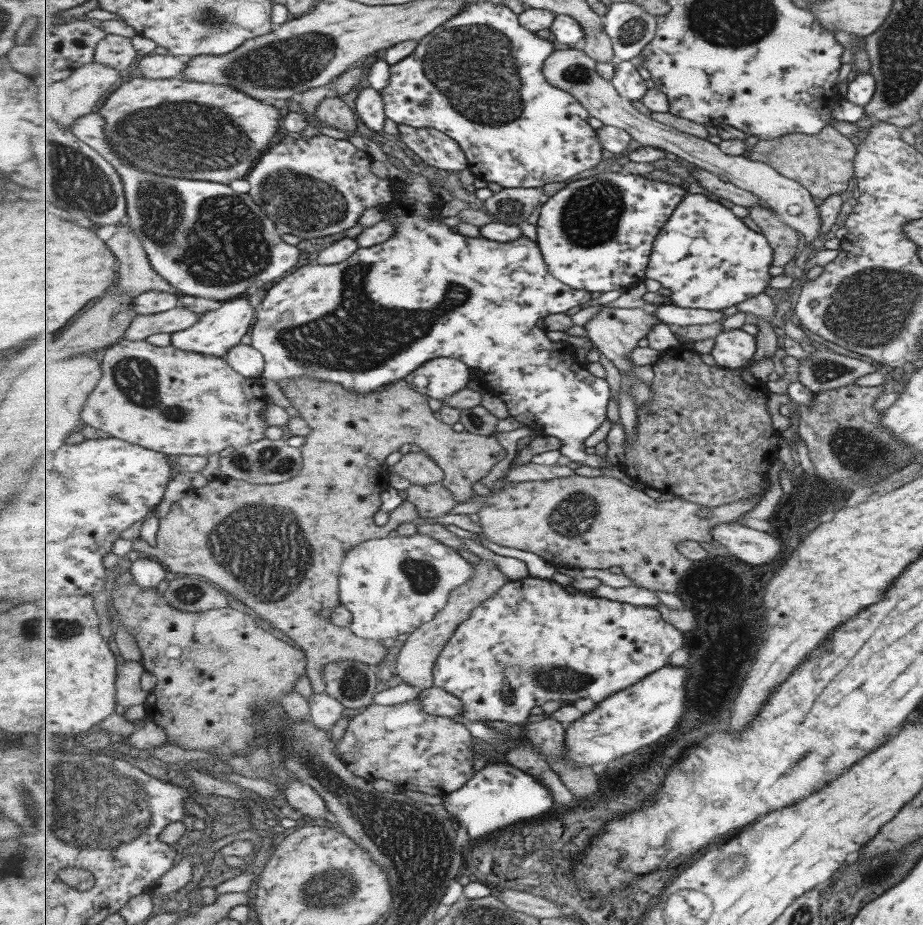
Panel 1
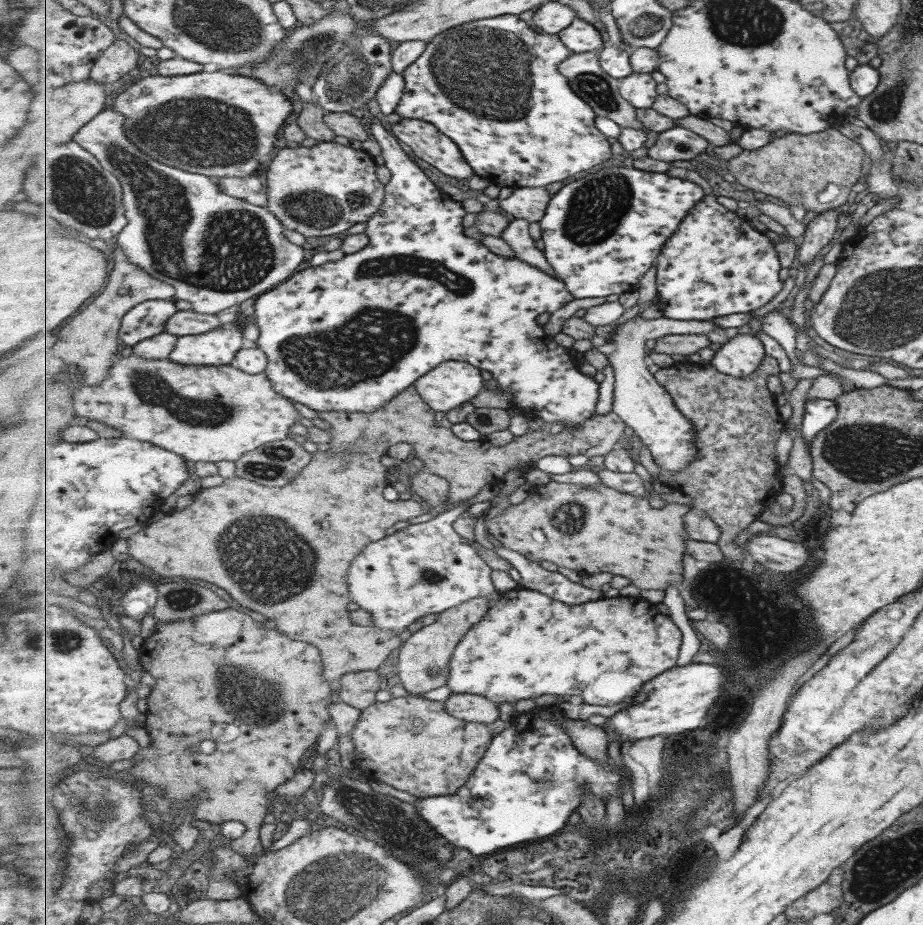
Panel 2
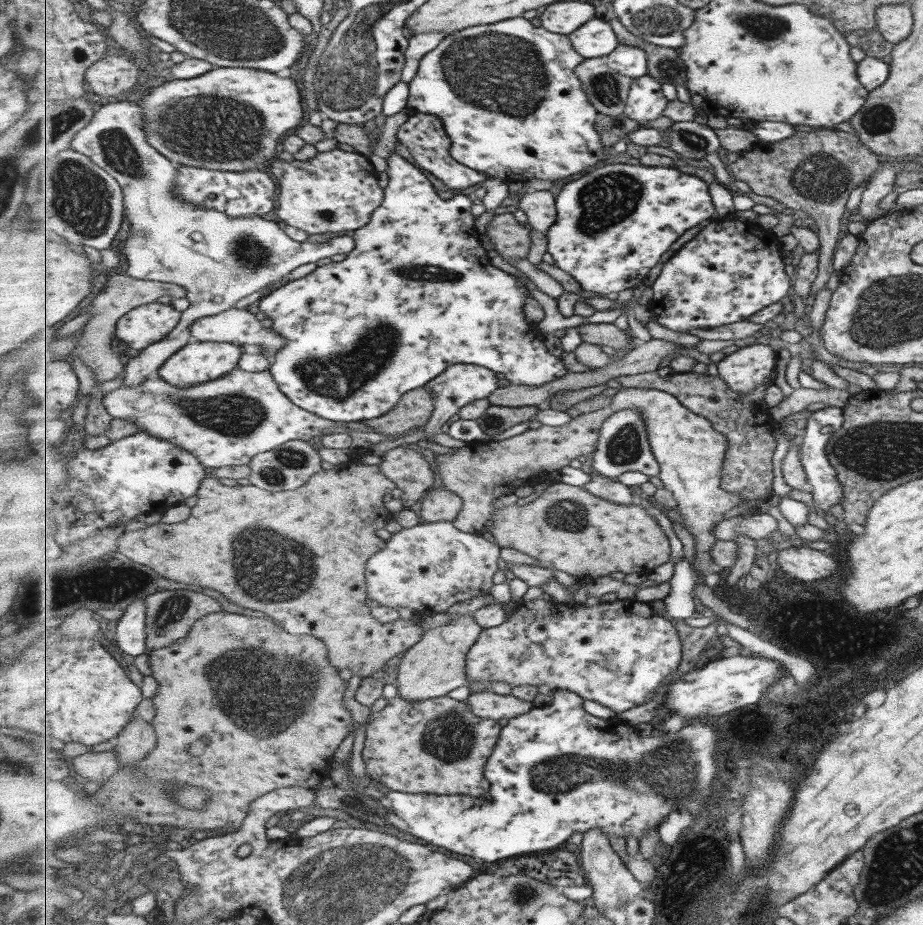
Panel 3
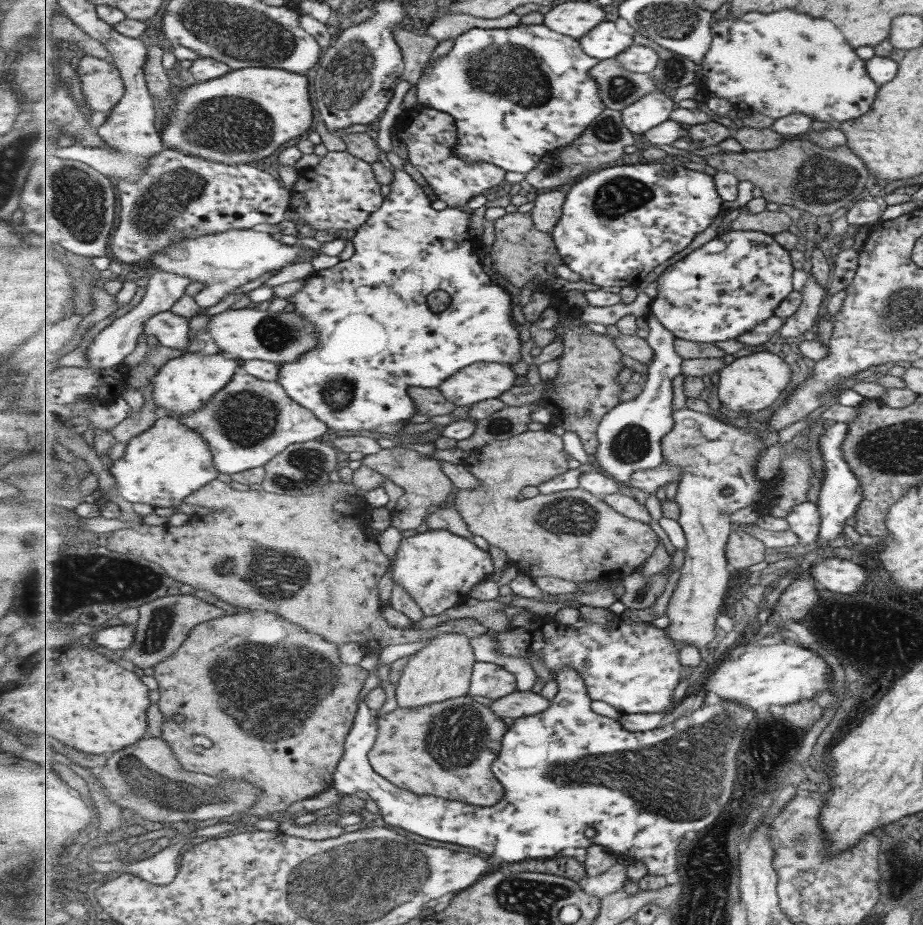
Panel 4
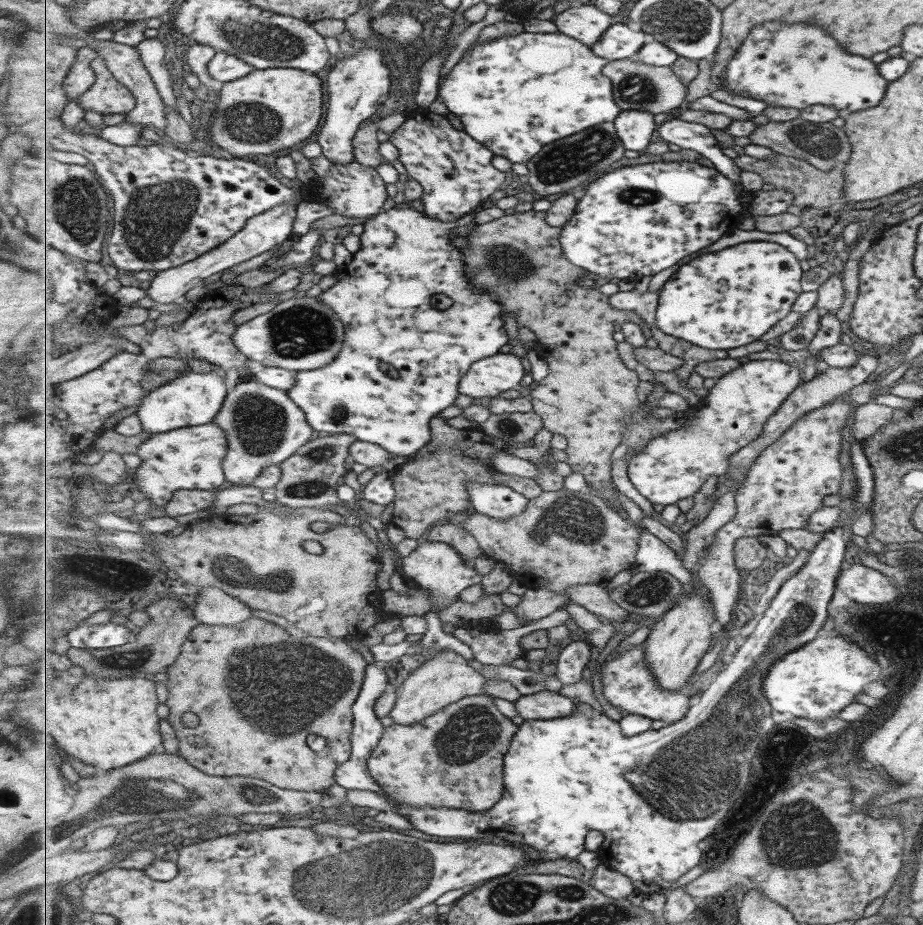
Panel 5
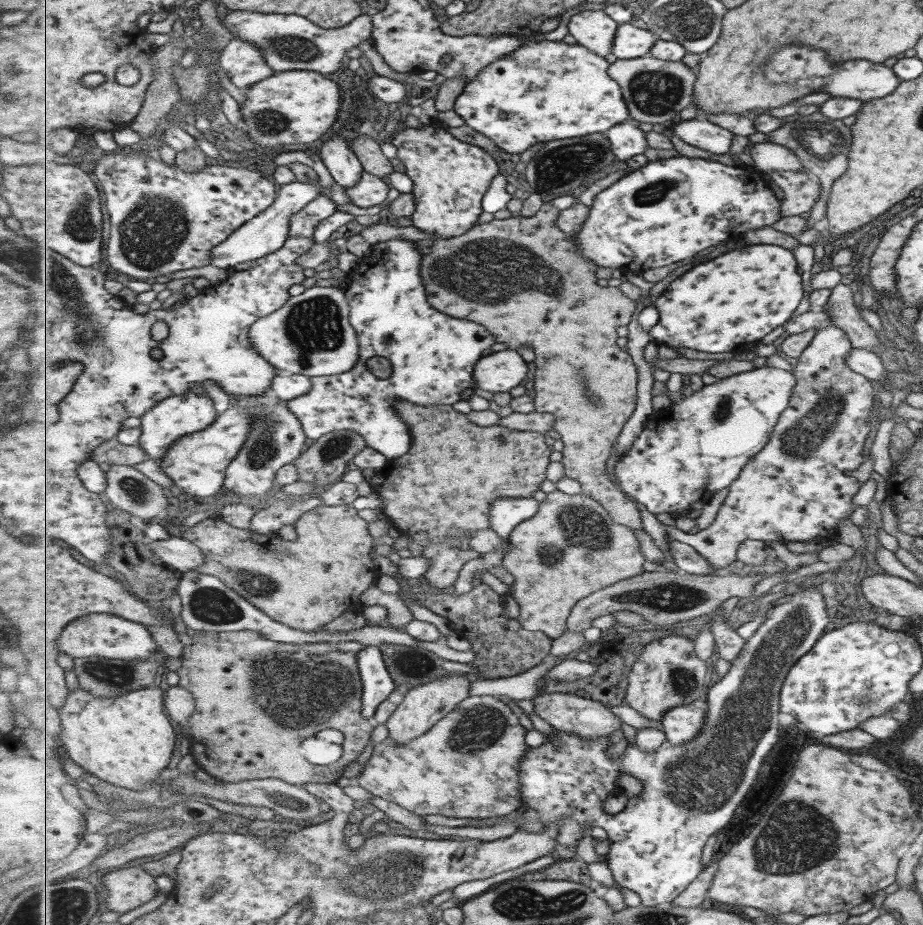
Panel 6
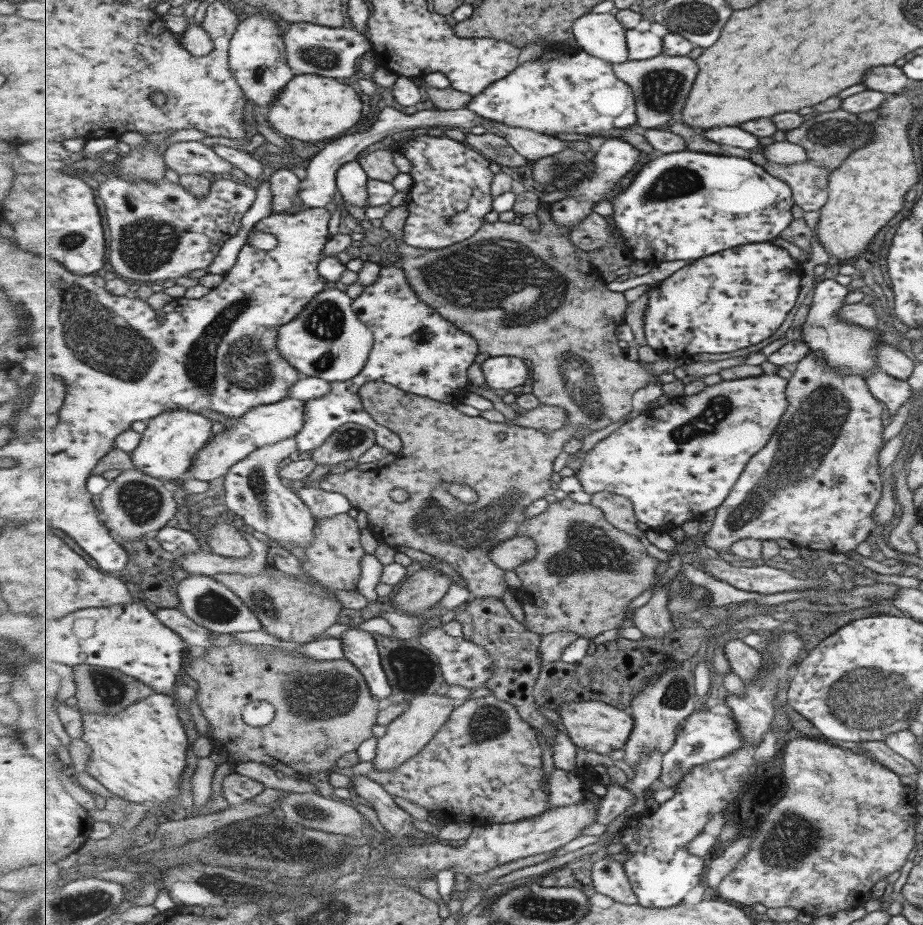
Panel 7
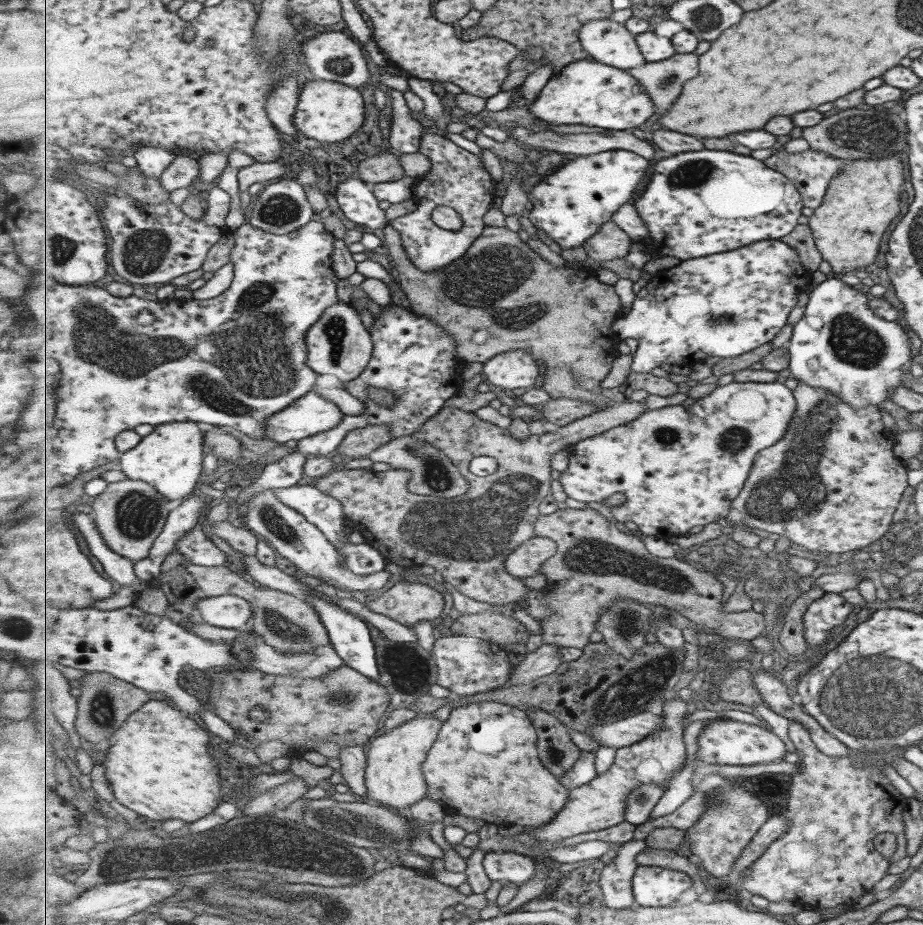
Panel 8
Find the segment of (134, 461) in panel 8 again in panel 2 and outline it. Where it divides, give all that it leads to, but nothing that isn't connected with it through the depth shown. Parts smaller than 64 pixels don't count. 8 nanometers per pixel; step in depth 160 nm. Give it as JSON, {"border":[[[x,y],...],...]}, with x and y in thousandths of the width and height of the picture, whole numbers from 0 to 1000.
{"border":[[[247,345],[236,356],[194,364],[184,388],[197,395],[250,395],[261,376],[263,355]]]}

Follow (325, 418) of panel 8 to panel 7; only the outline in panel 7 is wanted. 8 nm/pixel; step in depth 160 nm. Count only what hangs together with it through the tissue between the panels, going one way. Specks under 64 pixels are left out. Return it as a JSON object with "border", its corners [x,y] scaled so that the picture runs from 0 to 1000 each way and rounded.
{"border":[[[313,429],[296,437],[276,440],[263,448],[263,452],[245,456],[250,463],[242,464],[239,469],[235,469],[222,482],[222,486],[218,486],[213,491],[213,495],[209,499],[211,504],[207,504],[205,511],[200,512],[202,516],[222,519],[222,521],[235,519],[235,517],[248,511],[248,508],[255,502],[262,499],[265,495],[270,495],[272,491],[278,489],[281,484],[302,480],[302,478],[307,478],[311,474],[322,472],[322,469],[328,465],[330,456],[333,456],[332,434]]]}

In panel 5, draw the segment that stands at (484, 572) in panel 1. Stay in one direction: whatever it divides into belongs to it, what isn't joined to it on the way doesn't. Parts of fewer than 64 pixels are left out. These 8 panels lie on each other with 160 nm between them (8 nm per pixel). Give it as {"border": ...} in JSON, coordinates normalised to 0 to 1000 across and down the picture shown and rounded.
{"border":[[[484,702],[471,709],[466,709],[452,724],[449,724],[441,735],[438,735],[431,749],[430,761],[424,769],[428,782],[446,784],[460,779],[480,765],[484,765],[502,755],[512,751],[523,751],[527,732],[521,729],[507,712],[494,703]]]}

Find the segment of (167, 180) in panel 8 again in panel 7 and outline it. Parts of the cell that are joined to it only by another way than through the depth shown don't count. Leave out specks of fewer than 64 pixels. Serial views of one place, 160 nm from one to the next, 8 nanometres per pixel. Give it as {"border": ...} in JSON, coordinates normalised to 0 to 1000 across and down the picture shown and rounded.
{"border":[[[218,152],[190,154],[181,158],[177,168],[181,179],[194,190],[229,186],[237,188],[249,186],[251,175],[239,171],[229,159]]]}

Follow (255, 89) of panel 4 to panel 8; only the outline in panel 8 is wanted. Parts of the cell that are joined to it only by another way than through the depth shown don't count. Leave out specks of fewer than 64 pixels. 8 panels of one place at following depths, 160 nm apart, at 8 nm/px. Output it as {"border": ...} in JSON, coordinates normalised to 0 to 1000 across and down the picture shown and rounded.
{"border":[[[336,84],[326,95],[317,132],[330,148],[350,156],[362,156],[380,149],[395,132],[395,110],[389,96],[367,89]]]}

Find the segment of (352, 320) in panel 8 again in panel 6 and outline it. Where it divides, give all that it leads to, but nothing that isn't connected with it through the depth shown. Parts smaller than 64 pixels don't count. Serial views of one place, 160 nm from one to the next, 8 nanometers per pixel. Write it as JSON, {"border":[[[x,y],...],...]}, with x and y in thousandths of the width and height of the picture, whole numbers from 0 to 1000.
{"border":[[[335,310],[325,319],[316,320],[304,334],[282,344],[271,355],[273,373],[306,403],[329,404],[337,408],[372,404],[389,391],[390,372],[387,358],[379,349],[379,326],[372,312],[365,310]]]}

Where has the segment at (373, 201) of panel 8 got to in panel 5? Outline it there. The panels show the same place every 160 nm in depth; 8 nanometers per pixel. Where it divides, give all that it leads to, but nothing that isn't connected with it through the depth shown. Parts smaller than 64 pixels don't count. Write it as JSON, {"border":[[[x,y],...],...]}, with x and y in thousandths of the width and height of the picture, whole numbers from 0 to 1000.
{"border":[[[400,49],[384,59],[366,65],[356,76],[351,99],[355,106],[354,123],[351,125],[343,154],[348,158],[349,166],[359,177],[375,178],[387,174],[384,165],[385,146],[421,108],[426,84],[424,74],[415,67],[416,63],[418,59],[415,54],[402,52]]]}

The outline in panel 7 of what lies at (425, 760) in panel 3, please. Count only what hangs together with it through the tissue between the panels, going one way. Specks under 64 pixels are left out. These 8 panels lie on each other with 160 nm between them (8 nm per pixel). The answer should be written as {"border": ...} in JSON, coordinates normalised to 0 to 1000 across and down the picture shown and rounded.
{"border":[[[529,749],[525,754],[517,754],[506,756],[504,759],[498,759],[497,763],[493,765],[493,769],[488,774],[488,778],[479,785],[479,788],[472,794],[472,797],[457,811],[452,817],[445,819],[444,823],[438,824],[431,831],[425,834],[412,834],[406,825],[403,823],[389,824],[387,828],[369,830],[366,827],[359,830],[360,835],[367,836],[376,839],[377,841],[386,839],[397,839],[403,841],[406,845],[410,845],[424,861],[434,861],[458,874],[469,880],[470,883],[478,885],[481,890],[502,888],[506,889],[514,894],[521,894],[525,891],[534,890],[555,890],[566,888],[585,880],[596,874],[596,853],[593,855],[590,852],[590,835],[588,835],[588,811],[584,806],[584,800],[582,800],[582,794],[575,783],[573,783],[564,773],[561,766],[551,759],[545,759],[541,757],[535,750]]]}

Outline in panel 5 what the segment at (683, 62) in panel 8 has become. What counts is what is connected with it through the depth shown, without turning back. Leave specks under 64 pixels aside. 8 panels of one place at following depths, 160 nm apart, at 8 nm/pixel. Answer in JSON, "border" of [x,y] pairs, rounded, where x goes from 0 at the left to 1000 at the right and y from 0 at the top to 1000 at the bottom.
{"border":[[[681,62],[658,68],[653,81],[664,88],[664,104],[674,119],[698,119],[707,123],[729,121],[742,110],[746,92],[742,92],[726,71],[707,71]]]}

